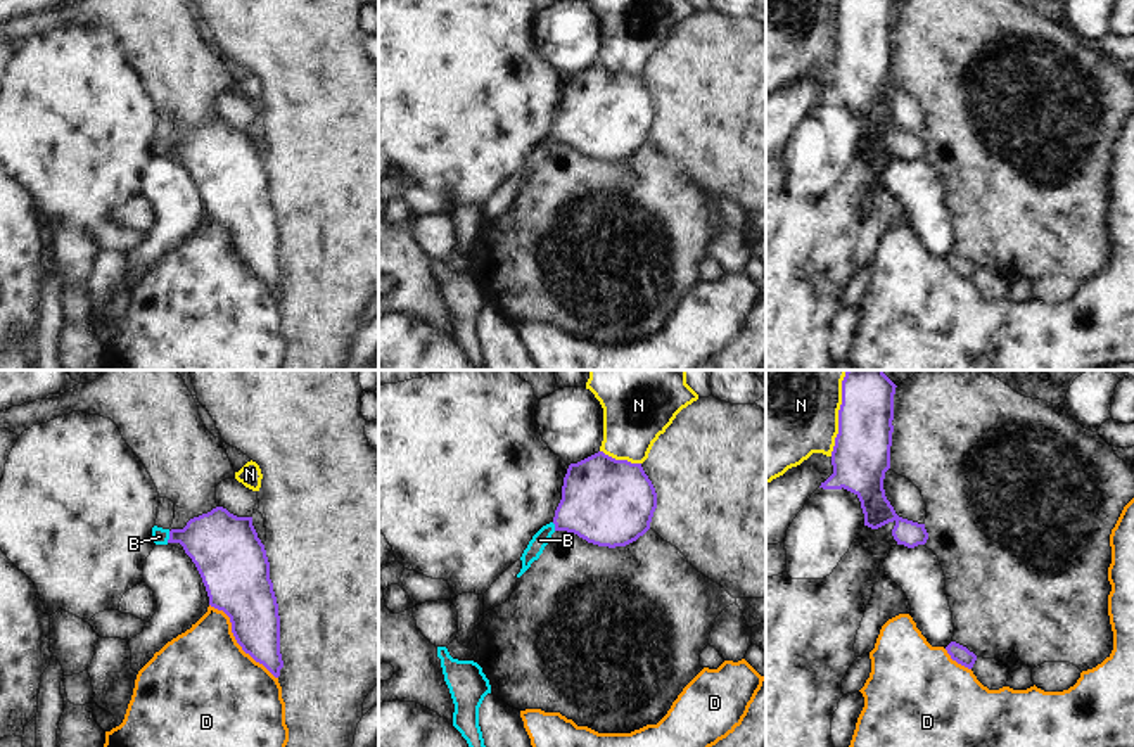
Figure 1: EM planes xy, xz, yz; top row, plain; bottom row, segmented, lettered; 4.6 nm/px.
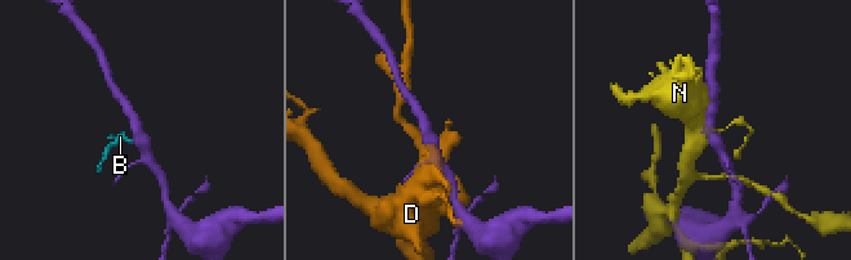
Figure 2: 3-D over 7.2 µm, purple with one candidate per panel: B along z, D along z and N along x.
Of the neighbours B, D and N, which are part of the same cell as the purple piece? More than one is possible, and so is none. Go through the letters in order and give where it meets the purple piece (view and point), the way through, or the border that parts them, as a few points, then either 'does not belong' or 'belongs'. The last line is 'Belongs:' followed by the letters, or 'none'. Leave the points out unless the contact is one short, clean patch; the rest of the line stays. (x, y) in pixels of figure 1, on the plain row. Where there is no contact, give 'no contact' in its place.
B: meets purple in xy at (170, 149); runs through xy (222, 158), (196, 149), (170, 149), (159, 149); belongs
D: meets purple in xy at (237, 255); does not belong
N: meets purple in yz at (839, 35); does not belong
Belongs: B

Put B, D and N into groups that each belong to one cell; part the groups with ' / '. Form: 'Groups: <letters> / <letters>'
Groups: B / D / N.

